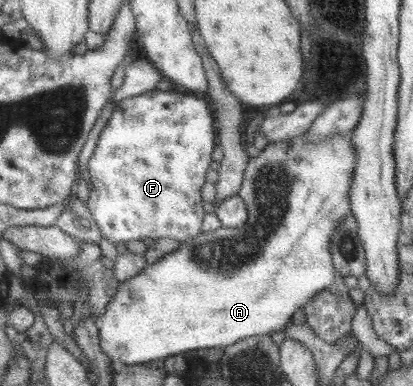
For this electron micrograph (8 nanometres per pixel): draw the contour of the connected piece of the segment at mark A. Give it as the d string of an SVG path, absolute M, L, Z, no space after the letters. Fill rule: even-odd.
M304 135L293 136L284 142L266 143L256 156L250 157L243 170L242 182L237 195L245 202L247 221L240 228L219 227L212 231L201 232L194 239L180 243L175 252L166 254L156 264L150 264L126 282L118 284L118 292L112 302L108 302L106 312L102 314L99 323L100 346L114 362L126 365L142 365L158 358L176 356L187 350L198 348L220 348L234 344L237 340L251 336L270 336L273 332L283 330L291 322L291 316L299 308L312 300L316 293L333 283L335 268L330 254L330 237L339 220L345 214L351 213L349 207L349 192L355 165L355 154L351 145L350 135L332 135L323 141L309 143Z

